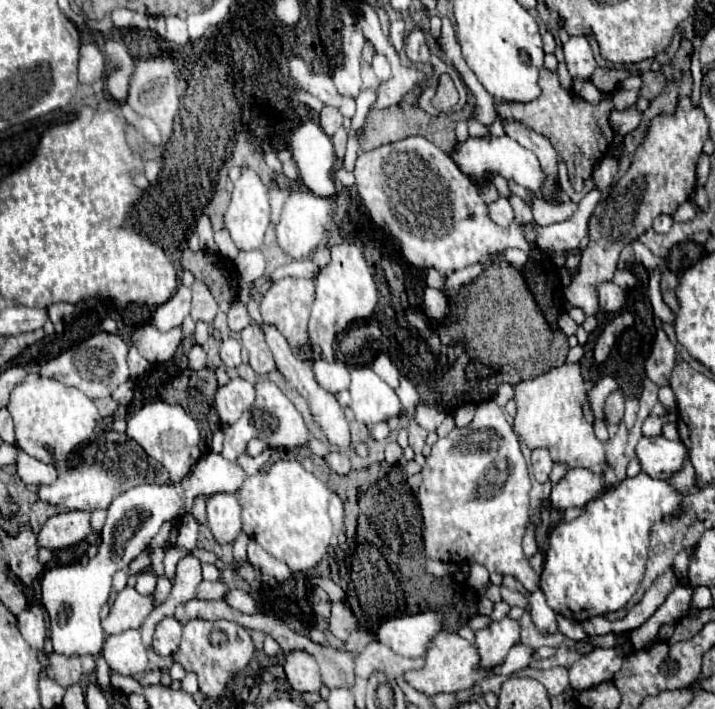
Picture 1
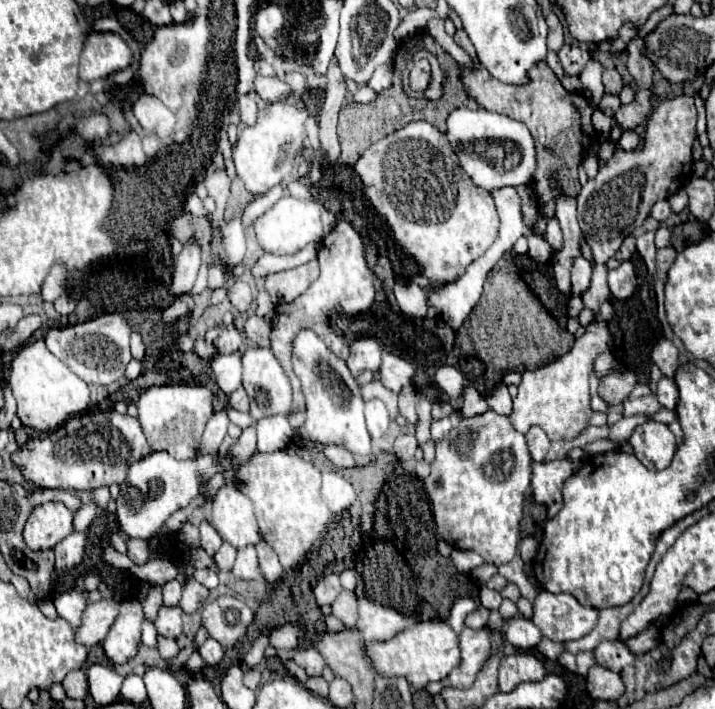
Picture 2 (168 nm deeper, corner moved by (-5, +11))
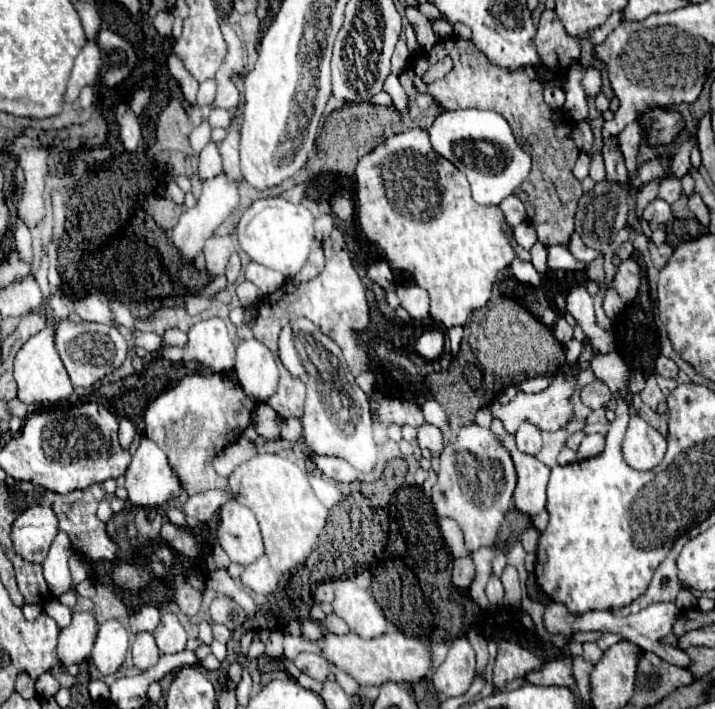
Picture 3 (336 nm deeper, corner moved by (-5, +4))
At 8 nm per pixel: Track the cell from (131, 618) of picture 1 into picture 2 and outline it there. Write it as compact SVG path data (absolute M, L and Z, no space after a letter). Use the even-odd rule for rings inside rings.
M114 598L87 604L81 626L75 628L75 640L79 640L79 644L87 644L87 648L91 648L91 644L101 644L118 613L119 602Z

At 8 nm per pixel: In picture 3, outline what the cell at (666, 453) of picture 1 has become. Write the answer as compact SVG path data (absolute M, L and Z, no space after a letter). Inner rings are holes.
M631 413L631 421L623 441L625 461L639 471L657 467L667 451L667 439L639 415Z

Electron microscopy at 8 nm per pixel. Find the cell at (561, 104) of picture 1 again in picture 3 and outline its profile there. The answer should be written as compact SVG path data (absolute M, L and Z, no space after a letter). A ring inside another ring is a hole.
M451 37L451 39L445 39L445 41L439 41L439 43L437 43L437 45L435 45L435 47L431 49L431 51L427 51L427 53L425 53L425 55L423 55L421 59L419 59L419 63L417 63L417 67L415 67L415 73L417 73L417 87L419 87L419 89L423 89L425 93L429 93L429 95L431 95L431 97L433 97L433 99L435 99L435 101L437 101L437 103L439 103L439 105L443 107L443 109L447 109L447 111L455 111L455 109L489 109L489 111L495 111L495 113L499 113L499 115L503 115L503 117L505 117L505 119L507 119L507 121L511 123L511 129L515 131L515 137L519 139L519 145L521 145L521 147L523 147L523 149L525 149L525 151L527 151L527 153L531 155L531 159L533 159L533 169L531 169L531 175L529 175L529 179L527 179L527 183L523 183L523 187L519 187L519 191L517 191L515 195L517 195L517 197L519 197L519 199L523 201L523 205L525 205L525 209L527 209L527 219L529 219L529 223L531 223L531 225L535 227L535 231L537 231L537 235L539 235L539 241L541 241L541 243L543 243L545 247L551 247L551 245L567 245L567 239L569 239L569 235L573 233L573 215L575 215L575 207L577 207L577 201L579 201L579 197L583 195L583 189L581 189L581 183L579 183L579 181L577 181L577 179L575 179L575 177L571 175L571 169L573 169L573 165L575 165L575 161L577 161L577 157L579 157L579 149L577 149L577 145L575 145L575 141L573 141L573 137L571 137L571 129L573 129L573 123L571 123L571 121L567 121L567 119L563 119L563 121L553 121L553 109L549 109L549 105L547 105L547 103L543 101L543 83L539 81L539 77L537 77L537 73L535 73L535 69L531 69L531 67L525 67L523 71L515 71L515 73L507 73L507 71L499 71L499 67L491 67L491 63L487 63L487 59L485 59L485 55L483 55L483 53L479 53L479 51L477 51L477 47L475 47L475 45L471 43L471 41L463 41L463 39L459 39L459 37ZM443 57L451 57L451 59L453 59L453 69L451 69L451 71L449 71L449 73L447 73L447 75L445 75L443 79L437 79L437 81L435 81L435 83L431 83L431 85L421 85L421 87L419 87L419 77L421 77L421 75L423 75L425 71L427 71L427 67L431 65L431 59L443 59Z

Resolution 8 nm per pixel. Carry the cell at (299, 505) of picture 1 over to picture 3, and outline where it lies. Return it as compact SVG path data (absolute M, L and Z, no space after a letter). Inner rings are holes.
M261 453L241 463L229 477L233 497L249 507L261 527L265 553L277 573L287 573L301 565L313 551L327 521L327 509L315 497L307 471L297 463L273 453Z

